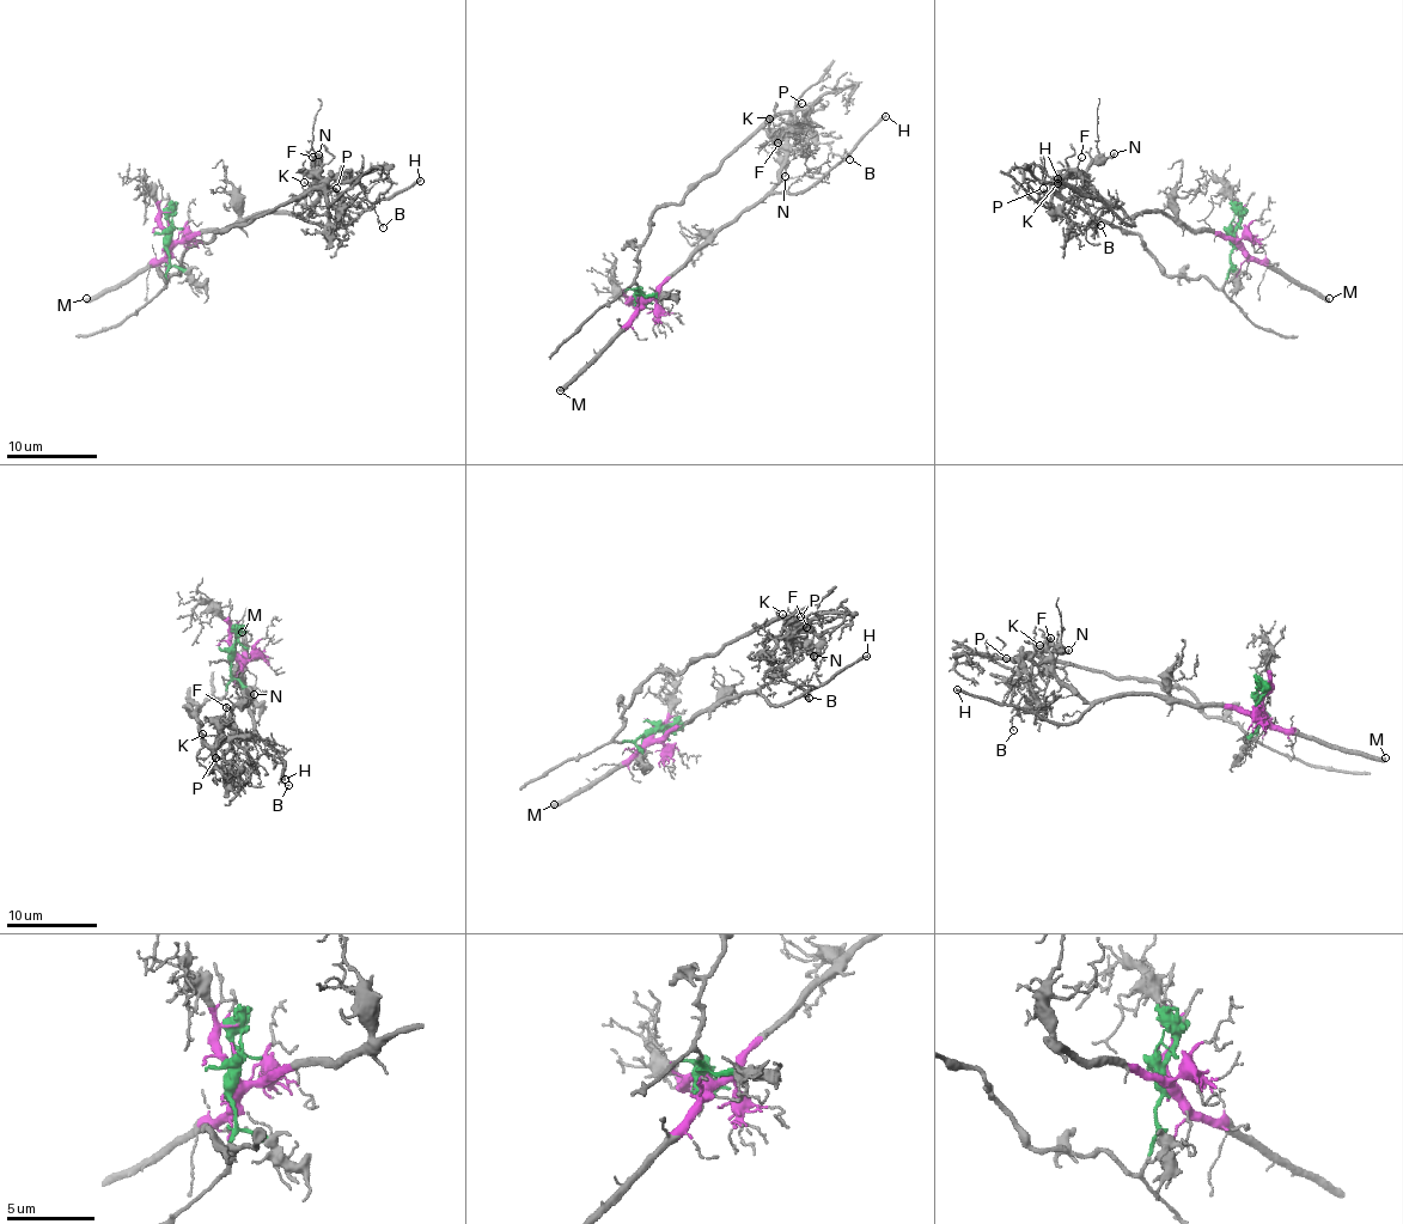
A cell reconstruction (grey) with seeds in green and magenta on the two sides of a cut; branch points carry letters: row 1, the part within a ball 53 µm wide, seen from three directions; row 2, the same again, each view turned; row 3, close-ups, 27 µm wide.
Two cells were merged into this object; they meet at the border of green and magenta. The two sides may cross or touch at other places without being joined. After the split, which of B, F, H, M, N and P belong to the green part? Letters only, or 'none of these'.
P

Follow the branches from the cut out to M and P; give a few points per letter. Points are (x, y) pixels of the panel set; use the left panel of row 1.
M: (166, 239), (166, 254), (162, 259), (85, 299)
P: (166, 239), (165, 287), (168, 276), (180, 274), (180, 257), (191, 245), (309, 192), (336, 188)

